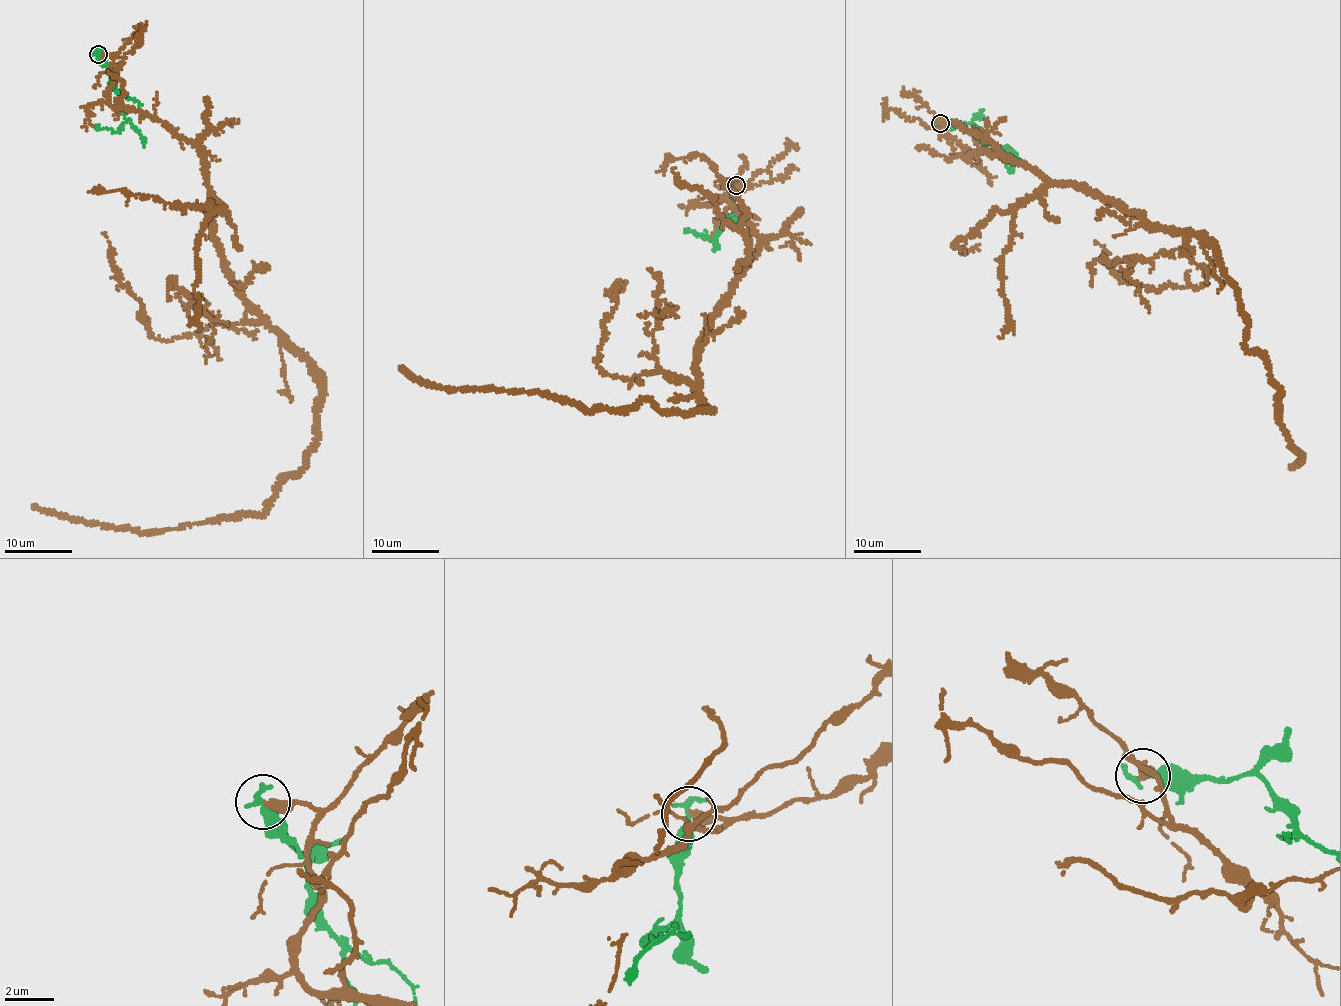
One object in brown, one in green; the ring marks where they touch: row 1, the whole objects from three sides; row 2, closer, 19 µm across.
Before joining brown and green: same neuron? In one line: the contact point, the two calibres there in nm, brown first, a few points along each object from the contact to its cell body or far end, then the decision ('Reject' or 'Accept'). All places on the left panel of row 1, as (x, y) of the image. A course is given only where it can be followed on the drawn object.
Place: (98, 54). Thickness 400 nm (brown) against 400 nm. Course of brown: (99, 54), (107, 101), (200, 151), (233, 284), (318, 387), (316, 441), (260, 513), (140, 533), (34, 506). Course of green: (97, 54), (112, 70), (112, 85), (121, 96), (125, 116), (118, 131), (96, 126). Reject

